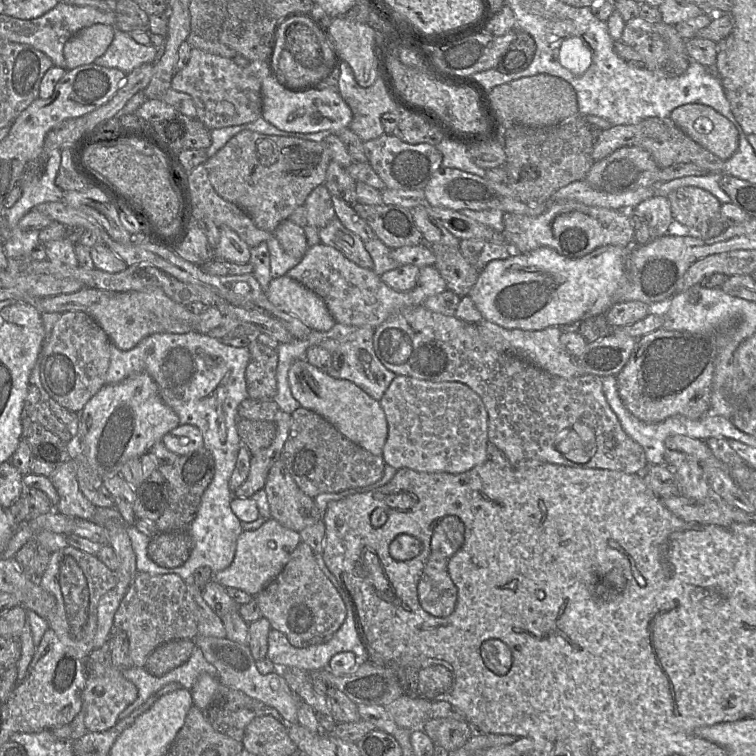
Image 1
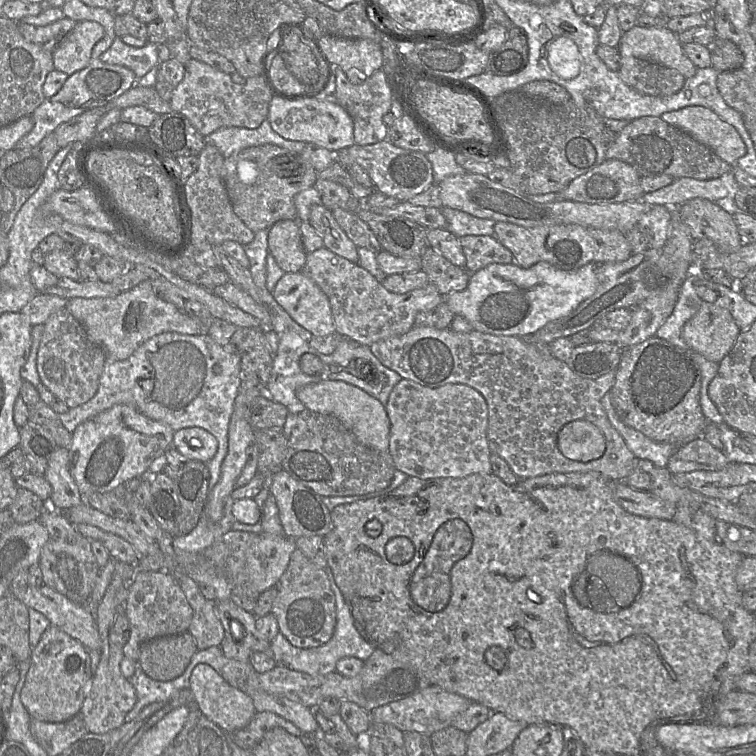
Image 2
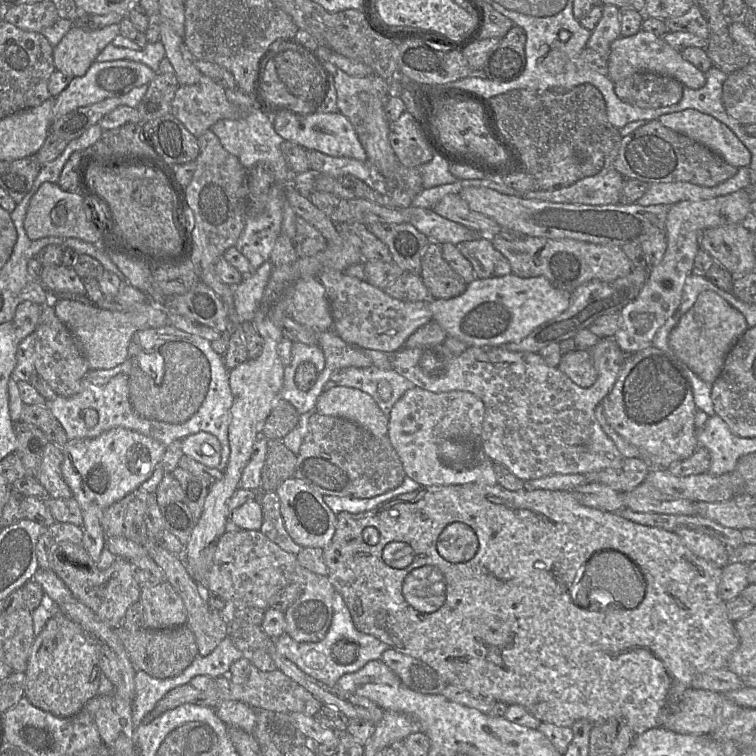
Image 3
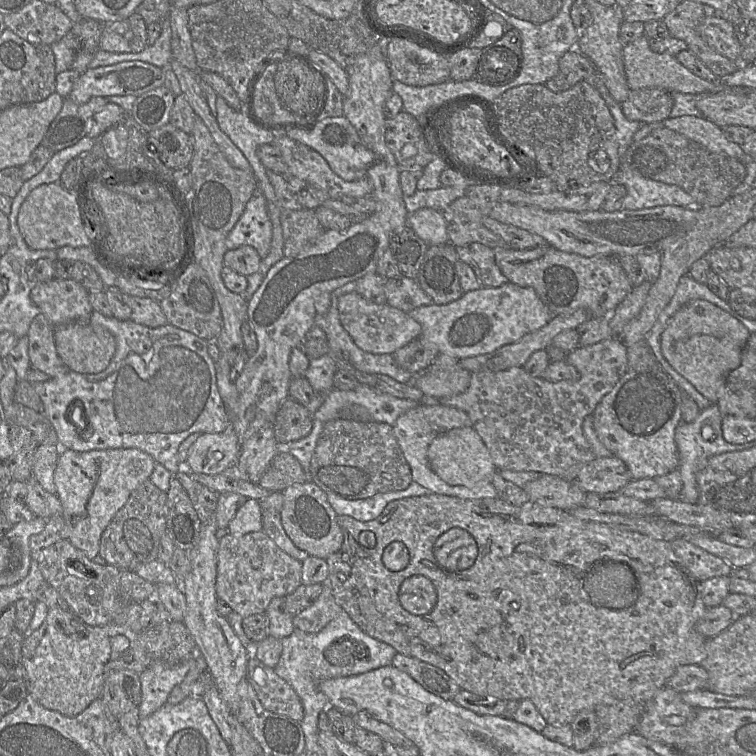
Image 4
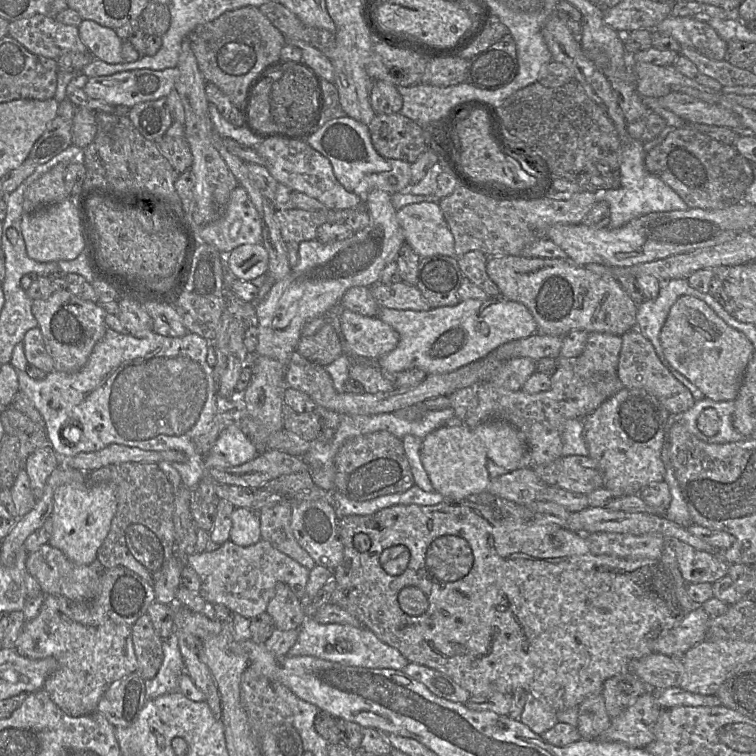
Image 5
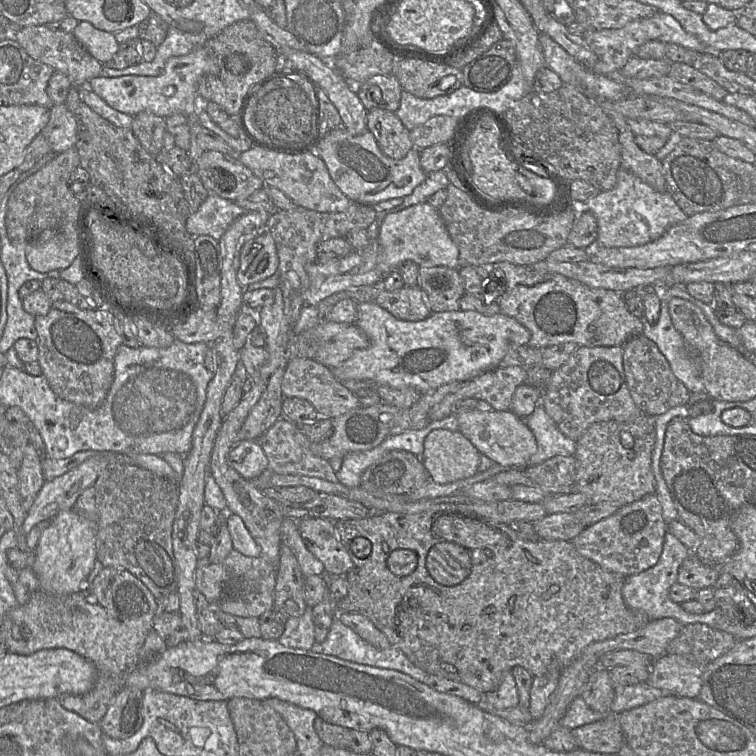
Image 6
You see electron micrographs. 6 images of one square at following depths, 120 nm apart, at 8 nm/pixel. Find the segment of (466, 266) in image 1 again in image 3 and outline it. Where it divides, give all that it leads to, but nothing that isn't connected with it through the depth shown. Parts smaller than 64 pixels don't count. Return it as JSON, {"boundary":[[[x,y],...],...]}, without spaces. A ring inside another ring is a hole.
{"boundary":[[[430,242],[421,260],[420,277],[431,298],[449,299],[461,295],[467,284],[442,256],[441,244]]]}

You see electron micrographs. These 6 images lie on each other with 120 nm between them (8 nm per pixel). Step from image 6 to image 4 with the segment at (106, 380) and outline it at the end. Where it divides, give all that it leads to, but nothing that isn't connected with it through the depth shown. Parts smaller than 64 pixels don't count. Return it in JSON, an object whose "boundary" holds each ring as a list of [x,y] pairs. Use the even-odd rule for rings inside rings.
{"boundary":[[[71,278],[32,284],[30,298],[53,326],[89,323],[93,308],[81,284]]]}

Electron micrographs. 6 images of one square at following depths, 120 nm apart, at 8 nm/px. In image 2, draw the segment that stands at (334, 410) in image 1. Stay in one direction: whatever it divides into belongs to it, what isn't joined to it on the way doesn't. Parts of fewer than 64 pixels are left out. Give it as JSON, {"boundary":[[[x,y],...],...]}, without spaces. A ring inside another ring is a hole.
{"boundary":[[[321,379],[299,387],[296,396],[307,409],[338,419],[359,443],[378,451],[389,451],[390,420],[385,406],[360,388],[343,381]]]}

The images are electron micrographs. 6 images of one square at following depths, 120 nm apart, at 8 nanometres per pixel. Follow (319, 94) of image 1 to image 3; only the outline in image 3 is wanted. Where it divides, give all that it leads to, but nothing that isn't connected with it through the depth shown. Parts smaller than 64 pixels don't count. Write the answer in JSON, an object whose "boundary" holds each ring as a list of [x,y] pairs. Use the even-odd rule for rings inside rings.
{"boundary":[[[282,111],[272,116],[274,130],[284,140],[303,146],[307,150],[316,150],[334,157],[349,157],[360,161],[368,160],[358,135],[349,121],[339,111],[332,113],[312,113],[299,115],[292,111]]]}

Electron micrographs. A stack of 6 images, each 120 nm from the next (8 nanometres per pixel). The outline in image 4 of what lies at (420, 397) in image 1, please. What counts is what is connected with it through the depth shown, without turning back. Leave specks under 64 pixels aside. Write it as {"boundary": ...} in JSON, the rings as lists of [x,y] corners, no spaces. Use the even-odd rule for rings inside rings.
{"boundary":[[[420,402],[418,406],[402,414],[392,426],[399,447],[410,466],[412,481],[429,489],[432,493],[454,496],[462,499],[497,497],[496,490],[492,483],[476,485],[472,488],[461,485],[452,486],[444,482],[430,467],[427,458],[427,450],[430,442],[442,433],[461,427],[472,427],[469,416],[463,410],[442,404],[426,405]]]}

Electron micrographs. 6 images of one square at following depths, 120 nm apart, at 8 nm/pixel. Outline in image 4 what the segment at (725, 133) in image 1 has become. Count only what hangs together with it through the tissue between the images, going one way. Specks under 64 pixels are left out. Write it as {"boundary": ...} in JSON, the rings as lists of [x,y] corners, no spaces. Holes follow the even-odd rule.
{"boundary":[[[669,117],[662,123],[664,127],[685,136],[711,152],[726,154],[732,158],[747,161],[741,146],[728,140],[721,127],[704,117]]]}

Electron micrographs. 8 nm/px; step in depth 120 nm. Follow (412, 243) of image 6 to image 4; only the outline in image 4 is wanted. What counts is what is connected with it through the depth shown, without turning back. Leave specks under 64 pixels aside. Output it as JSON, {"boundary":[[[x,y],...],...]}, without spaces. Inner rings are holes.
{"boundary":[[[421,208],[408,213],[408,226],[428,245],[449,243],[443,213],[432,208]]]}

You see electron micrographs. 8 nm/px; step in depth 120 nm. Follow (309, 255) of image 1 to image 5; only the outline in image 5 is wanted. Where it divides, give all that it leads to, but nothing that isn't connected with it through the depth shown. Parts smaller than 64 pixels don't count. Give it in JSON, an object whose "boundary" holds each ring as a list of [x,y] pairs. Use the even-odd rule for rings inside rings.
{"boundary":[[[341,309],[339,320],[342,352],[350,357],[377,360],[399,342],[398,332],[376,316],[363,316]]]}

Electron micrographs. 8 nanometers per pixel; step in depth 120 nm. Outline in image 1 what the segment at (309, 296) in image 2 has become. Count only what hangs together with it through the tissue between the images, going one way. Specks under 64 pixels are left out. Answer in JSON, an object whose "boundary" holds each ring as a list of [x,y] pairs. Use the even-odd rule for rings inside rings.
{"boundary":[[[287,275],[272,278],[265,294],[278,310],[295,316],[312,330],[327,332],[335,324],[322,298]]]}

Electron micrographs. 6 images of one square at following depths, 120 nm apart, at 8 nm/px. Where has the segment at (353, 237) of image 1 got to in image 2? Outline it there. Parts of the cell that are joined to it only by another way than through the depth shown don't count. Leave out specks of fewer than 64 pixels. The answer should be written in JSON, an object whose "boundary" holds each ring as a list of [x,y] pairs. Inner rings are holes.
{"boundary":[[[313,205],[308,222],[322,237],[326,249],[352,263],[358,262],[358,247],[339,226],[330,209],[323,205]]]}

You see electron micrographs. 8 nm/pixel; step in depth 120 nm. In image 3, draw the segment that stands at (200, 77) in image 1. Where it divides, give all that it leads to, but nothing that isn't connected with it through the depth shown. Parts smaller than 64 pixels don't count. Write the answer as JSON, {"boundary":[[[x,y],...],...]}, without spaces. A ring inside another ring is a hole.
{"boundary":[[[203,74],[198,83],[179,86],[170,113],[197,138],[219,120],[241,118],[241,110],[227,99],[225,89]]]}

